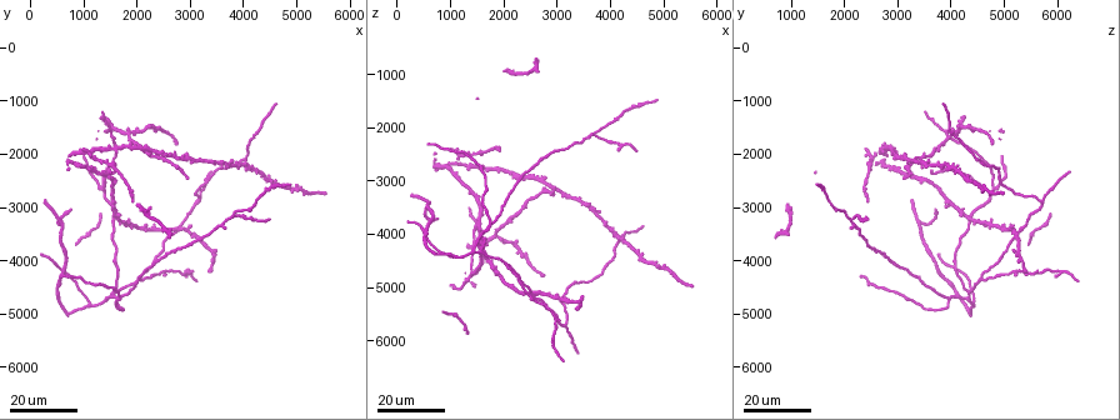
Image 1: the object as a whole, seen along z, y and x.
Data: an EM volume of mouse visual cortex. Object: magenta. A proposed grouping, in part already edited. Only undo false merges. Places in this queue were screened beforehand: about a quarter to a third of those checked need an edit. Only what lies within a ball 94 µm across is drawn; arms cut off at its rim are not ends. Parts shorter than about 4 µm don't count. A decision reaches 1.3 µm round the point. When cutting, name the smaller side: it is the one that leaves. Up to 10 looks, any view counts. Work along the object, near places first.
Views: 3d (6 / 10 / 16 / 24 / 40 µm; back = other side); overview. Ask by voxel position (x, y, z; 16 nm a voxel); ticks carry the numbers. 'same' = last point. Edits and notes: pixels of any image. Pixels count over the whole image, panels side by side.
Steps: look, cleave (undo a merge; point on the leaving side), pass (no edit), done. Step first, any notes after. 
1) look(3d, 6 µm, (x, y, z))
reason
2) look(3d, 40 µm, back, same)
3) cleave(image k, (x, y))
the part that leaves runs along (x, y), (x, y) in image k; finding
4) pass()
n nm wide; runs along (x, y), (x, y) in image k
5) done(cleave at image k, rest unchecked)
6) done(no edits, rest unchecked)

look(3d, 16 µm, (600, 3250, 3400))
three-way junction

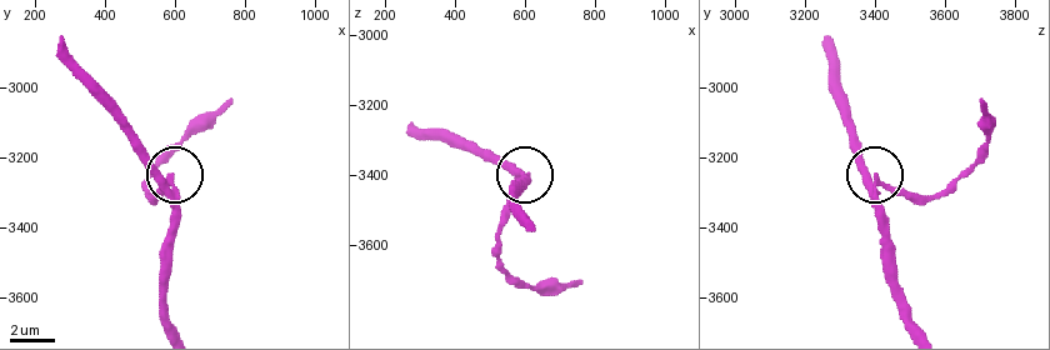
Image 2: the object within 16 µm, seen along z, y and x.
look(3d, 10 µm, (580, 3280, 3420))

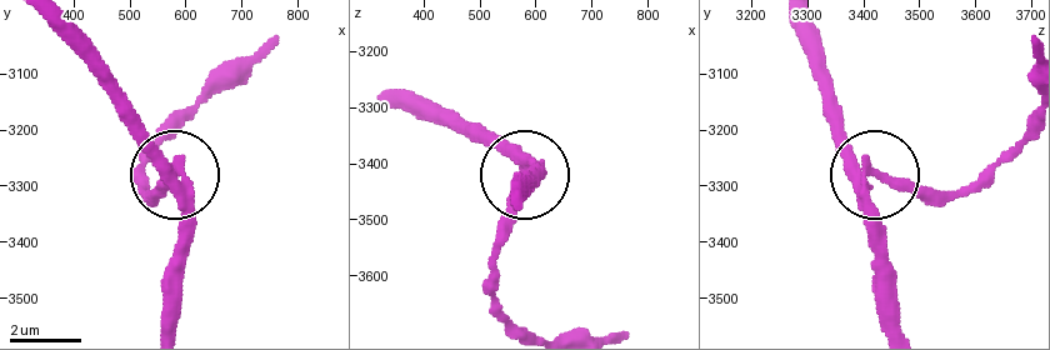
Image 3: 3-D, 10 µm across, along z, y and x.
look(3d, 10 µm, back, (580, 3280, 3410))
from behind

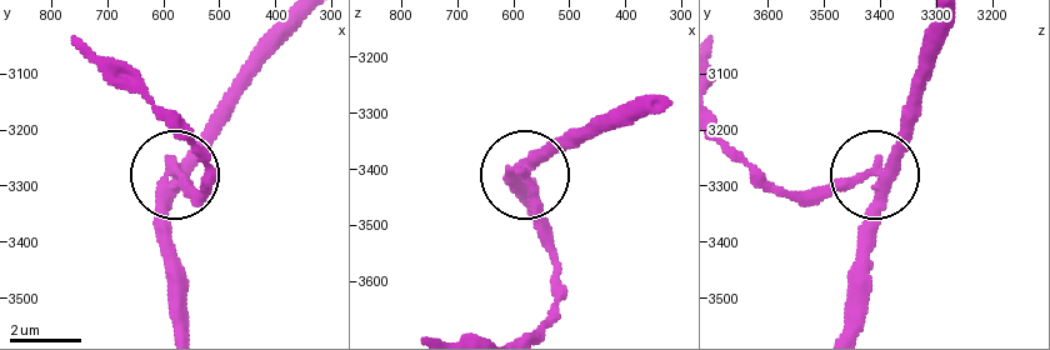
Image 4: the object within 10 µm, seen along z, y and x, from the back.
cleave(image 4, (184, 191))
3 arms; two cells meet here

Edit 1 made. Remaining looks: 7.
look(overview)

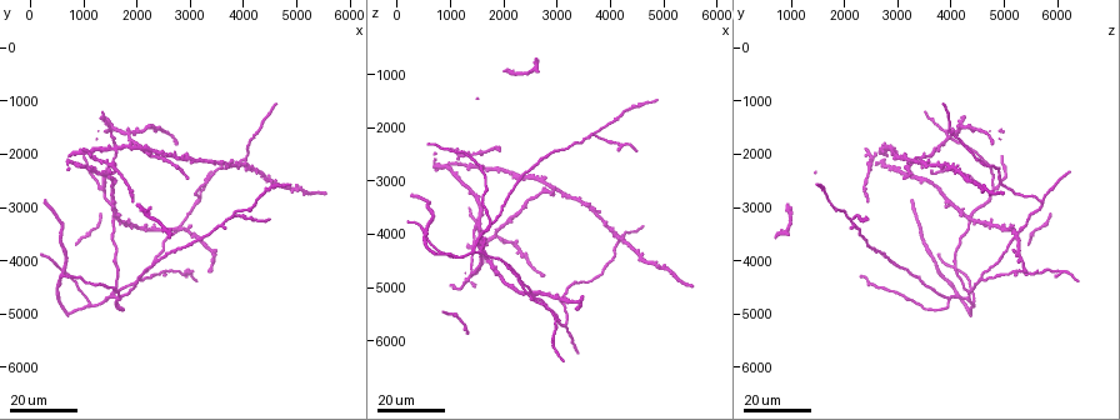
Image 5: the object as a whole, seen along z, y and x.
look(3d, 16 µm, (2750, 2250, 3200))
three-way junction

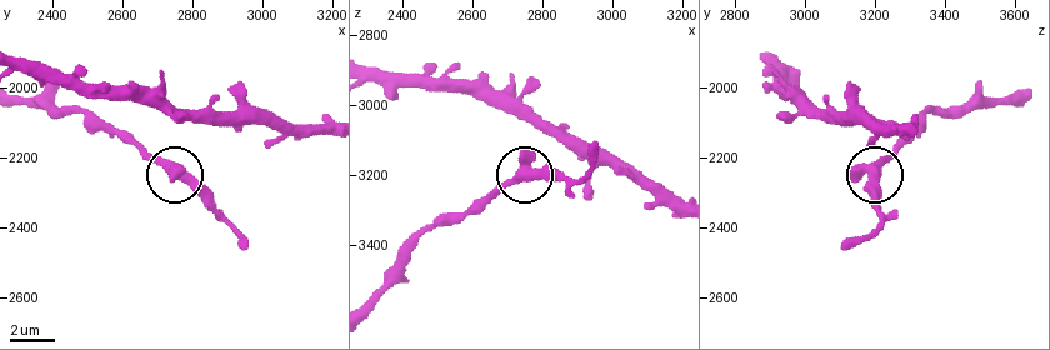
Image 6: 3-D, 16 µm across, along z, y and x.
look(3d, 10 µm, same)

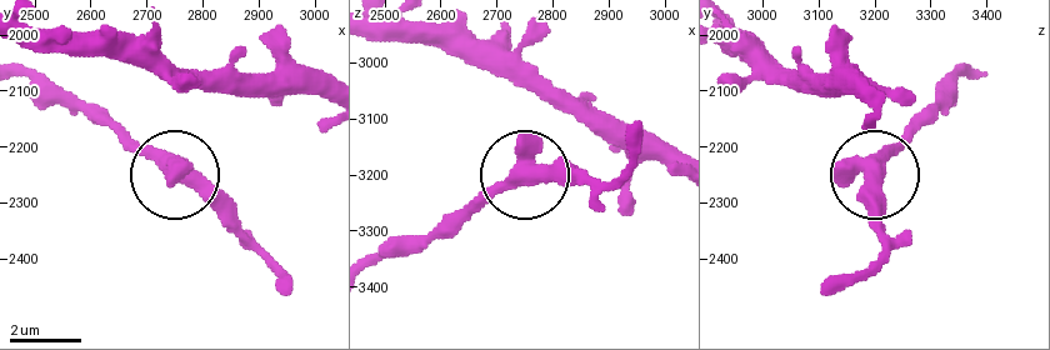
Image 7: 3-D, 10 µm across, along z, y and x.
pass()
400 nm wide; all the same cell

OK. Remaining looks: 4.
look(3d, 16 µm, (3150, 2950, 5750))

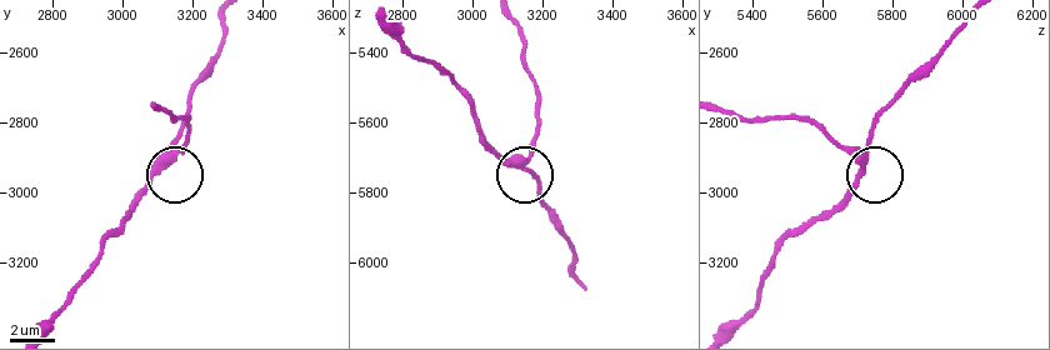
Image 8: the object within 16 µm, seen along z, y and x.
look(3d, 10 µm, (3150, 2890, 5710))

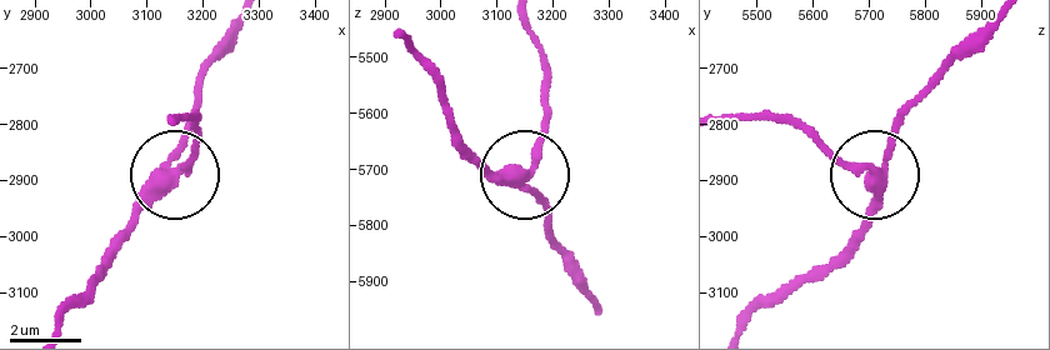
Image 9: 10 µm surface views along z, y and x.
cleave(image 9, (541, 203))
side arm 14 µm; the part that leaves runs along (521, 183), (543, 203), (551, 245), (590, 296) in image 9; a second cell is stuck on

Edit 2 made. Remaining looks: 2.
look(3d, 24 µm, (4050, 3200, 2300))

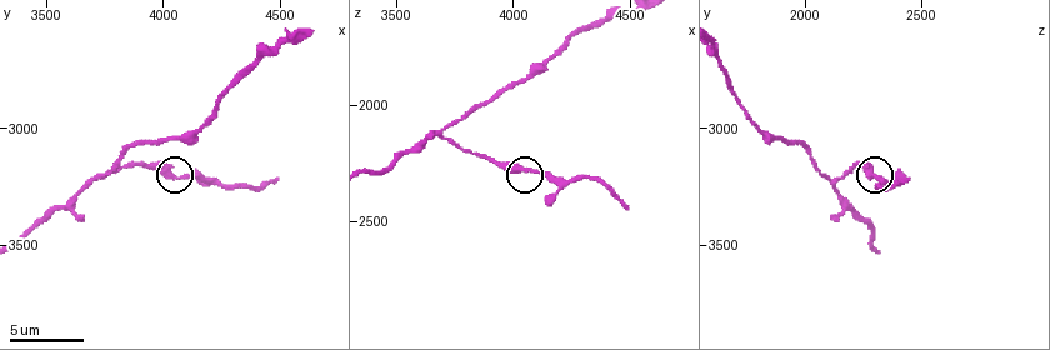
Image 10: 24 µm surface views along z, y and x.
look(3d, 10 µm, (4030, 3200, 2270))

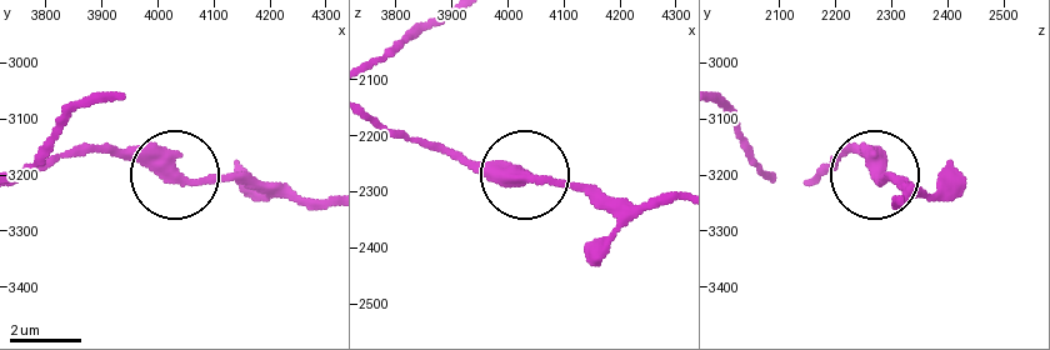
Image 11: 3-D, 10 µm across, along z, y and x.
pass()
380 nm wide; runs along (378, 120), (485, 164), (584, 183), (625, 200) in image 11; all the same cell

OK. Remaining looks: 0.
done(cleave at image 4, cleave at image 9, rest unchecked)

